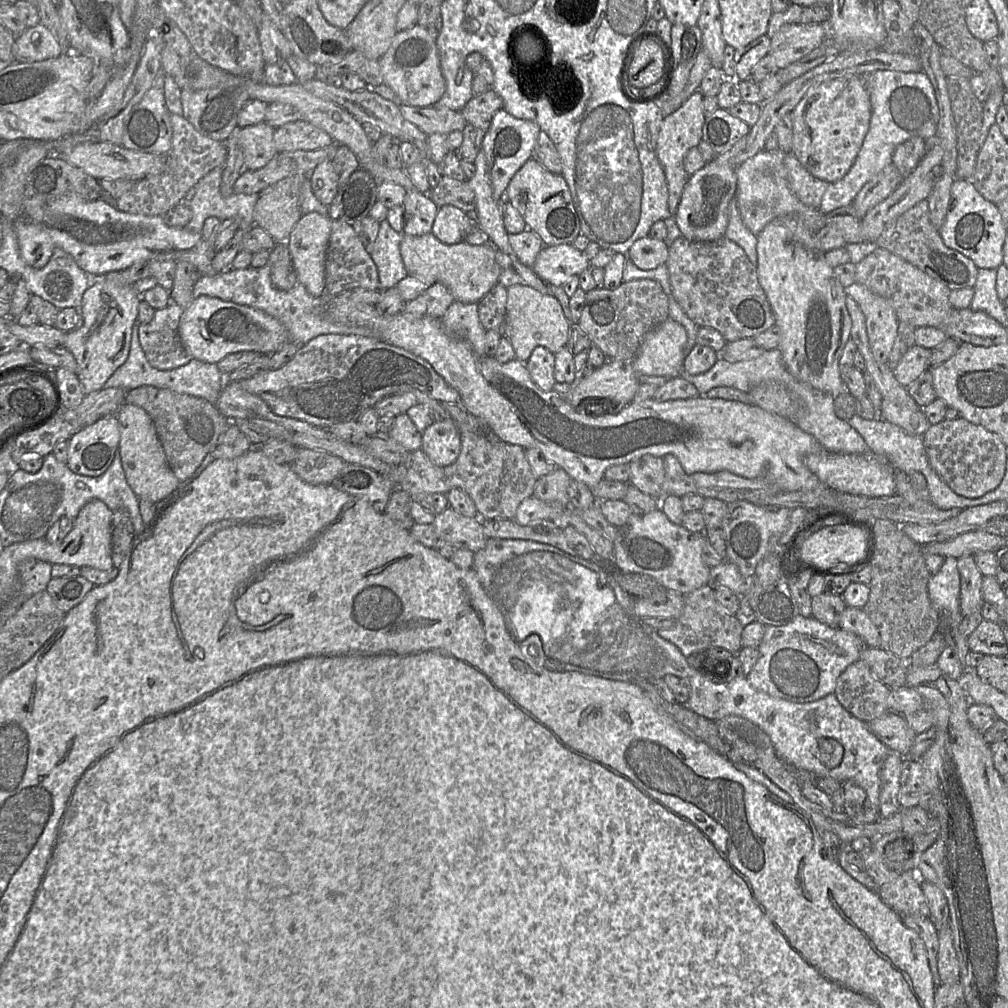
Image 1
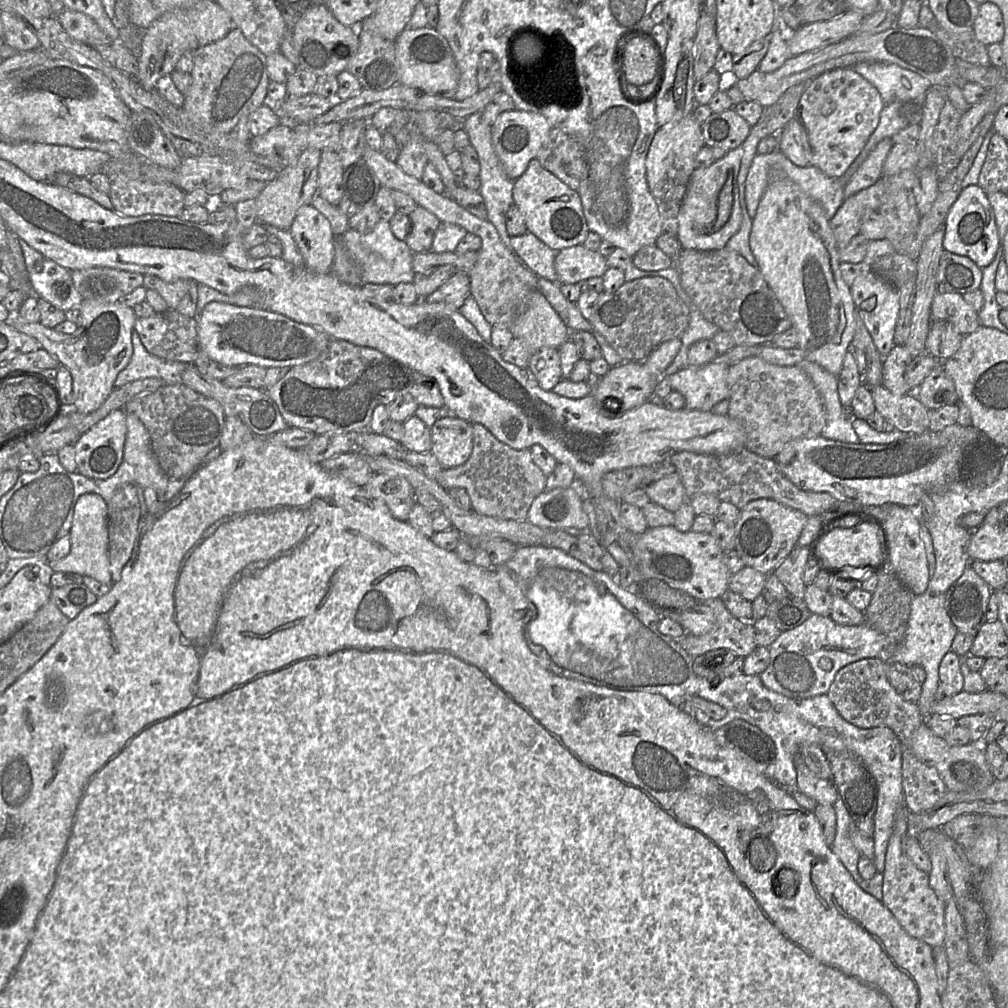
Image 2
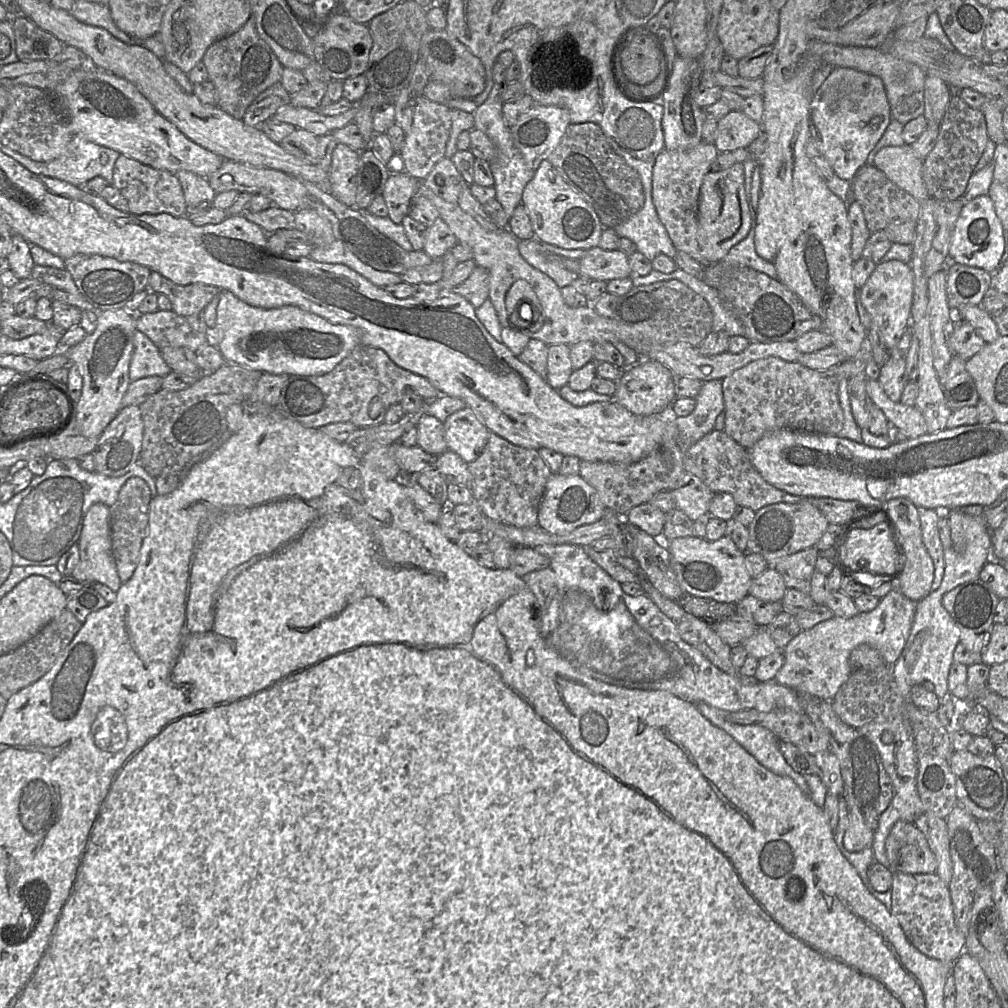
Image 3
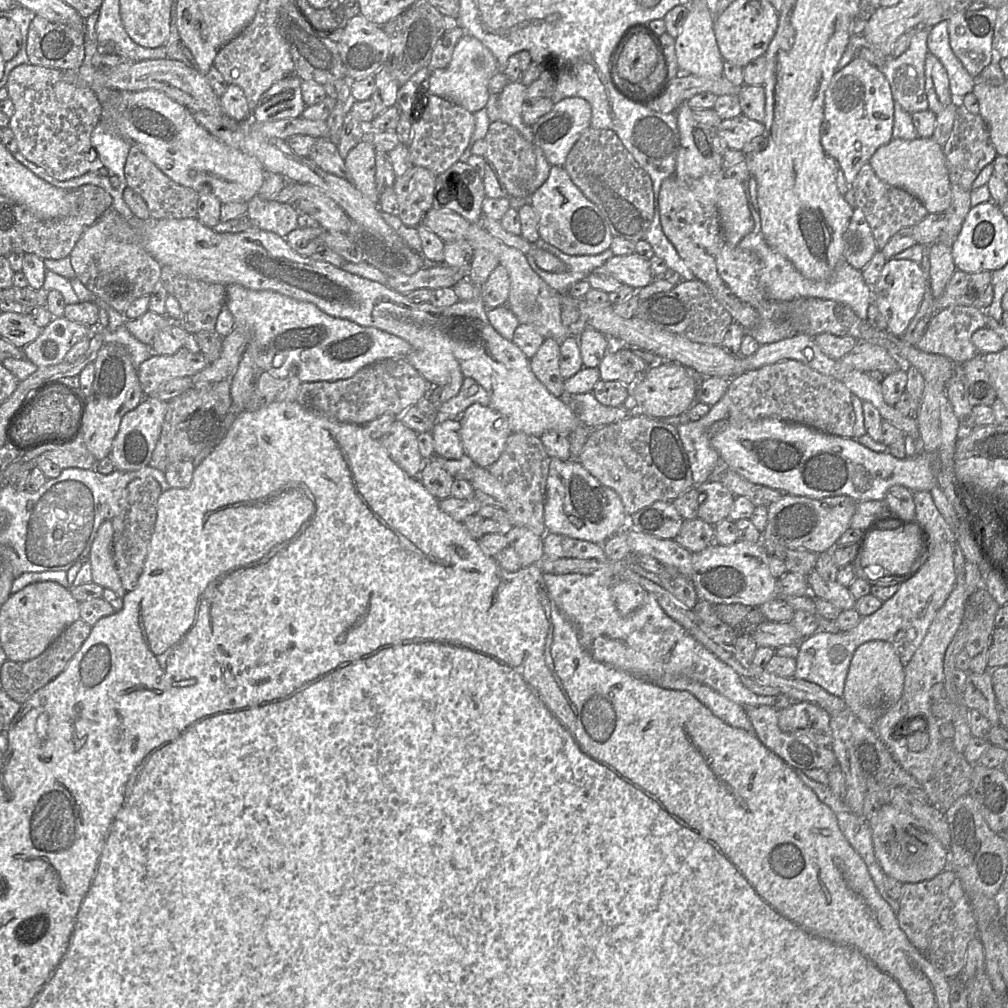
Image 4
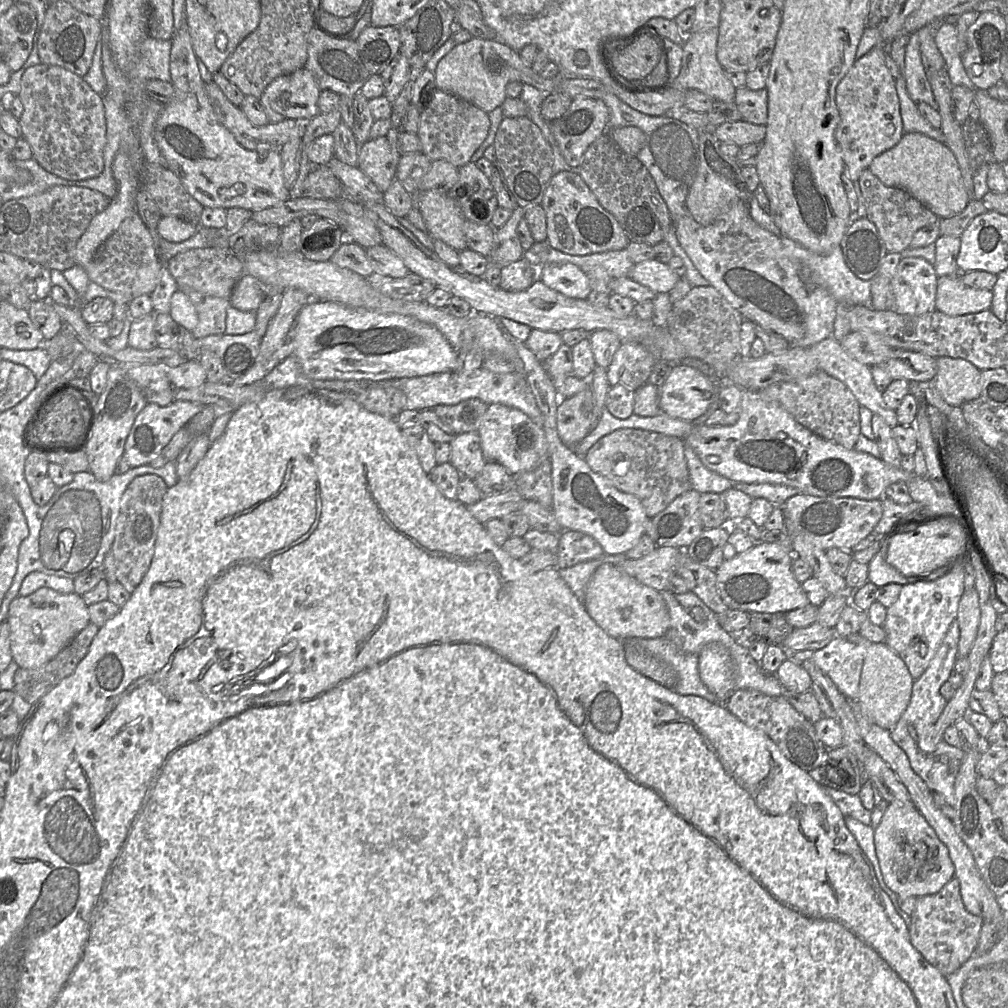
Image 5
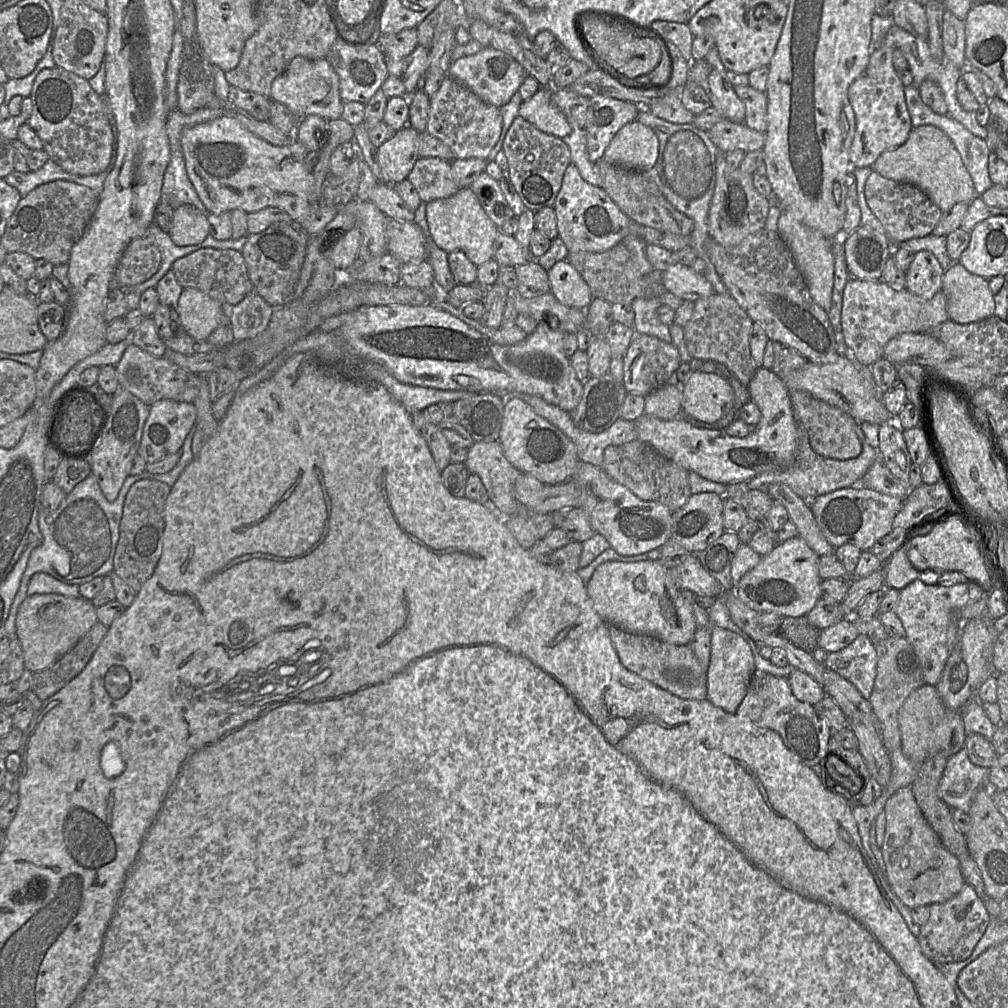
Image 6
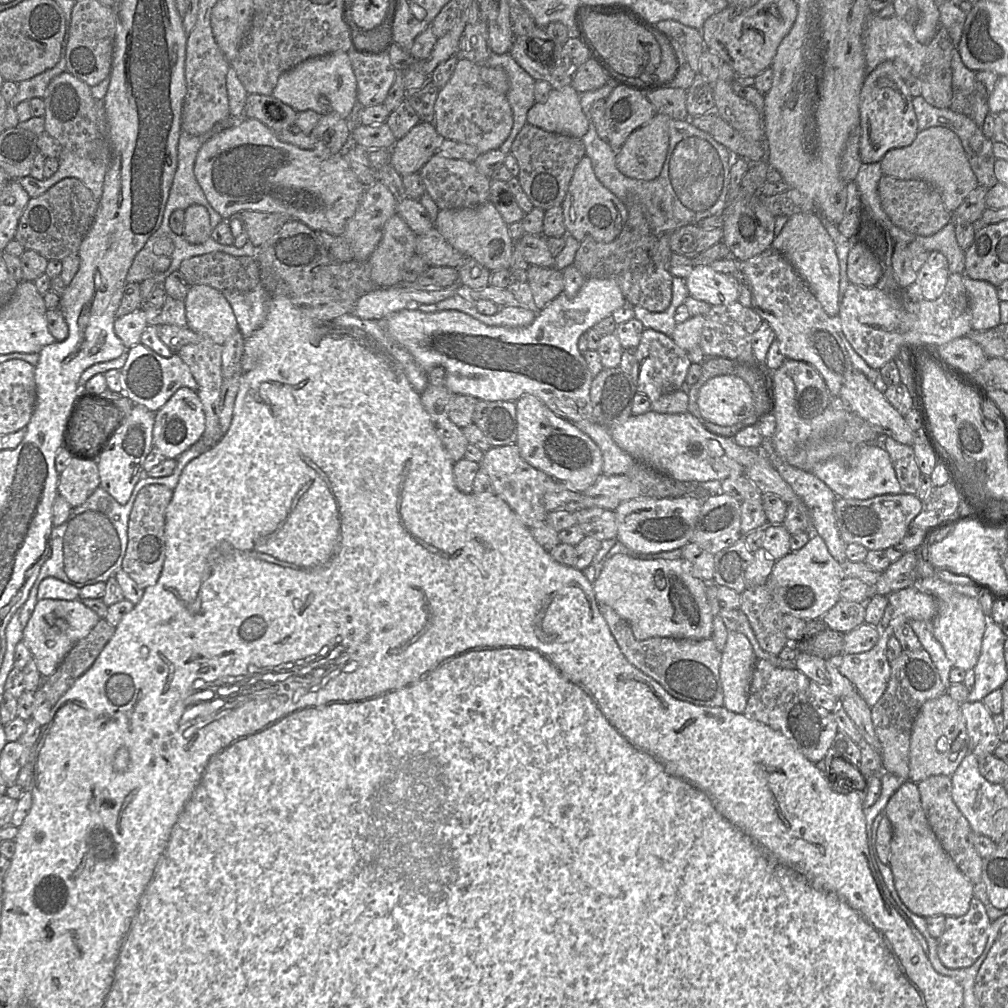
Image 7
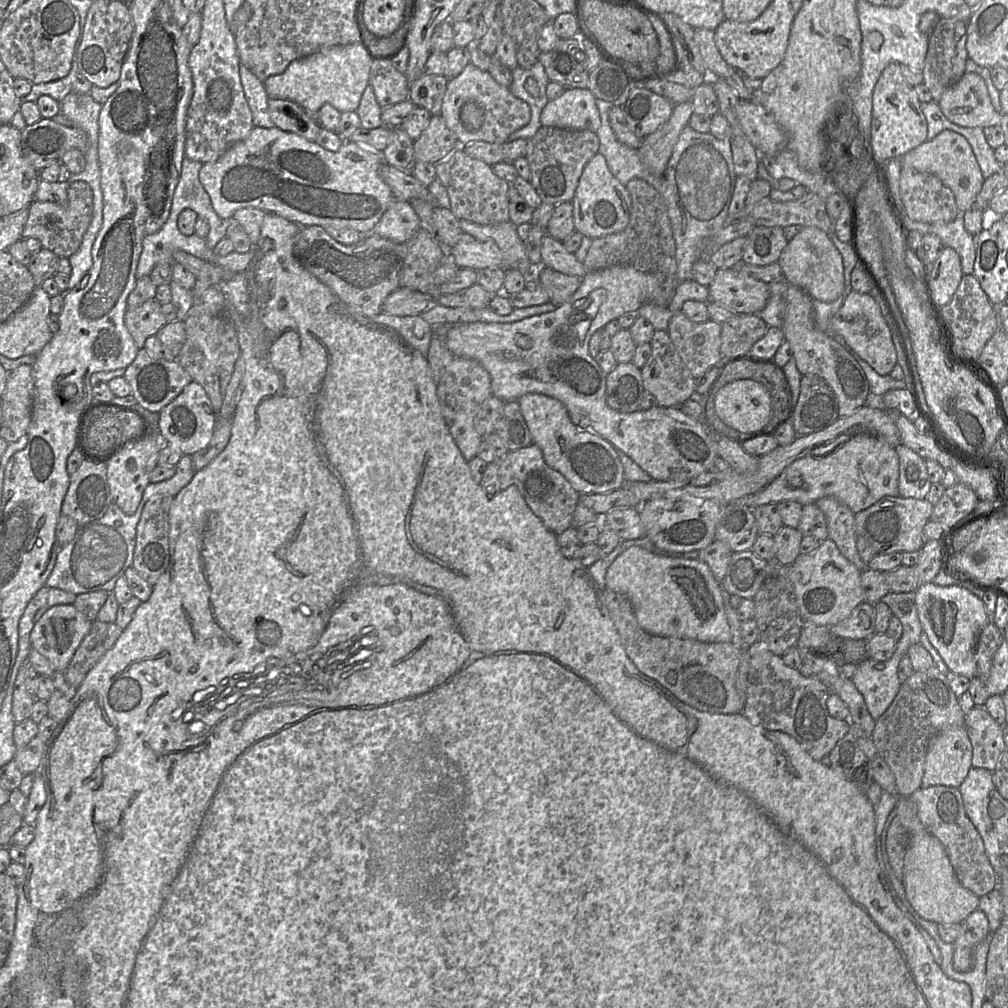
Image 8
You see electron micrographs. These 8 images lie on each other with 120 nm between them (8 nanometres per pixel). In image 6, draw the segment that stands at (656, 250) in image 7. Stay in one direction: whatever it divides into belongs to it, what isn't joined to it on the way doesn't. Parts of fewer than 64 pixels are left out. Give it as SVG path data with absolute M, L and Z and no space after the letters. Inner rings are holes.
M626 236L603 252L569 252L566 260L588 284L592 297L608 302L632 303L636 298L659 298L665 292L662 272L655 270L646 258L647 243L636 236ZM648 274L648 277L646 275Z

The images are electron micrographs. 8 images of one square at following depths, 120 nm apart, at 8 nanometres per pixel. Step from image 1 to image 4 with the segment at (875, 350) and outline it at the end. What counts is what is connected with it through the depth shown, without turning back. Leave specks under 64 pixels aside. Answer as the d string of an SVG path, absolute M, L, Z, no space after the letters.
M888 259L877 283L872 288L872 301L885 318L887 331L900 337L917 314L929 289L929 278L920 263L912 260Z

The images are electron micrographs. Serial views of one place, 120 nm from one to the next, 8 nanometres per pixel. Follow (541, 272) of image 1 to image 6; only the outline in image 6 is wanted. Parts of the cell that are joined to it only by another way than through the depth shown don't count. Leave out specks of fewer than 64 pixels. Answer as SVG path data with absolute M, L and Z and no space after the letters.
M673 264L663 271L662 284L665 291L692 302L715 293L712 284L702 273L682 264Z

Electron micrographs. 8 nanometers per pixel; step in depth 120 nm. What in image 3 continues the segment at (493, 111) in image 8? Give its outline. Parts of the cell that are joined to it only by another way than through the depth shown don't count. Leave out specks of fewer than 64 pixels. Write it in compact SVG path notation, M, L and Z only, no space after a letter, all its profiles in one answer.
M424 94L416 99L412 125L406 134L402 149L391 171L405 171L412 177L423 181L434 165L445 157L446 144L451 130L451 109L446 105L428 99Z

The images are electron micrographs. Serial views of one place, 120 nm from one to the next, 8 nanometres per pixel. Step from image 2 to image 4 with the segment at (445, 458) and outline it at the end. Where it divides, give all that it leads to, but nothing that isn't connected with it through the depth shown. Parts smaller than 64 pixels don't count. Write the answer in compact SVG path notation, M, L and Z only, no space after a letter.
M473 404L457 420L465 457L483 468L498 460L513 433L507 418L489 406Z

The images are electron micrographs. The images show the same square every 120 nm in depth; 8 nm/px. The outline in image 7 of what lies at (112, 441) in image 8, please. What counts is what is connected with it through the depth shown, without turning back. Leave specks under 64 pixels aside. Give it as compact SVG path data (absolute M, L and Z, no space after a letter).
M90 397L78 398L73 407L66 440L77 452L94 452L120 425L120 410Z

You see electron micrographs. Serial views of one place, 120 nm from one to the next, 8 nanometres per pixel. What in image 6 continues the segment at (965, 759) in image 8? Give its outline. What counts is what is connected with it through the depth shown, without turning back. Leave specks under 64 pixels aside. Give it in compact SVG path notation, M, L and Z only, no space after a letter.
M923 684L912 691L898 712L898 723L903 754L915 764L937 753L949 758L964 748L966 731L960 712L944 705L935 686Z

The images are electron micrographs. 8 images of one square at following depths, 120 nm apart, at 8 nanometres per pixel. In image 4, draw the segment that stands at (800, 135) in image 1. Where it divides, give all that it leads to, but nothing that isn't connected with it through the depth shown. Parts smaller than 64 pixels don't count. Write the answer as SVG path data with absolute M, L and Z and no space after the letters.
M854 58L833 75L825 92L821 145L838 162L848 184L852 184L860 169L869 164L876 150L892 140L894 103L884 74L862 58Z

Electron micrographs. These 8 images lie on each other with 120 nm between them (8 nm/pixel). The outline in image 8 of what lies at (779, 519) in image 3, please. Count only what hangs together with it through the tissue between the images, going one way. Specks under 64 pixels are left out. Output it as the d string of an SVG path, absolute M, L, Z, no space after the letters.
M884 496L869 508L854 515L858 536L866 538L878 553L919 551L925 544L923 529L930 521L934 506L926 499Z

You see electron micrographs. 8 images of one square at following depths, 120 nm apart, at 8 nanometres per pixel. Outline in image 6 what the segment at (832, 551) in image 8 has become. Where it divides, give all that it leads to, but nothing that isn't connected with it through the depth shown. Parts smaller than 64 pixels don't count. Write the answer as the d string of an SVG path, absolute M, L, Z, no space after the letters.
M801 537L779 542L761 561L737 582L731 590L745 605L758 611L783 617L806 616L822 598L819 575L821 557Z

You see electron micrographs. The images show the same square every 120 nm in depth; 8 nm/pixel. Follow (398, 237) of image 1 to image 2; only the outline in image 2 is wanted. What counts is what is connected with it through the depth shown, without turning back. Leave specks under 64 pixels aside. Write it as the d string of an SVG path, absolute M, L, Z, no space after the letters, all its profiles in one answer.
M380 219L375 227L366 234L350 229L341 239L361 270L363 284L391 284L395 286L402 283L412 283L414 276L413 252L404 241L395 237L388 221Z

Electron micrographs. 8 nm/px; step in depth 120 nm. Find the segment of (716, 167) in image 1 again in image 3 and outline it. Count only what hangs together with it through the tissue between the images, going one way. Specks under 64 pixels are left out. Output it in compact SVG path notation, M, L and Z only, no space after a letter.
M737 162L722 171L708 172L702 181L698 201L697 240L709 263L721 261L729 250L749 233L751 217L744 187L744 164Z

